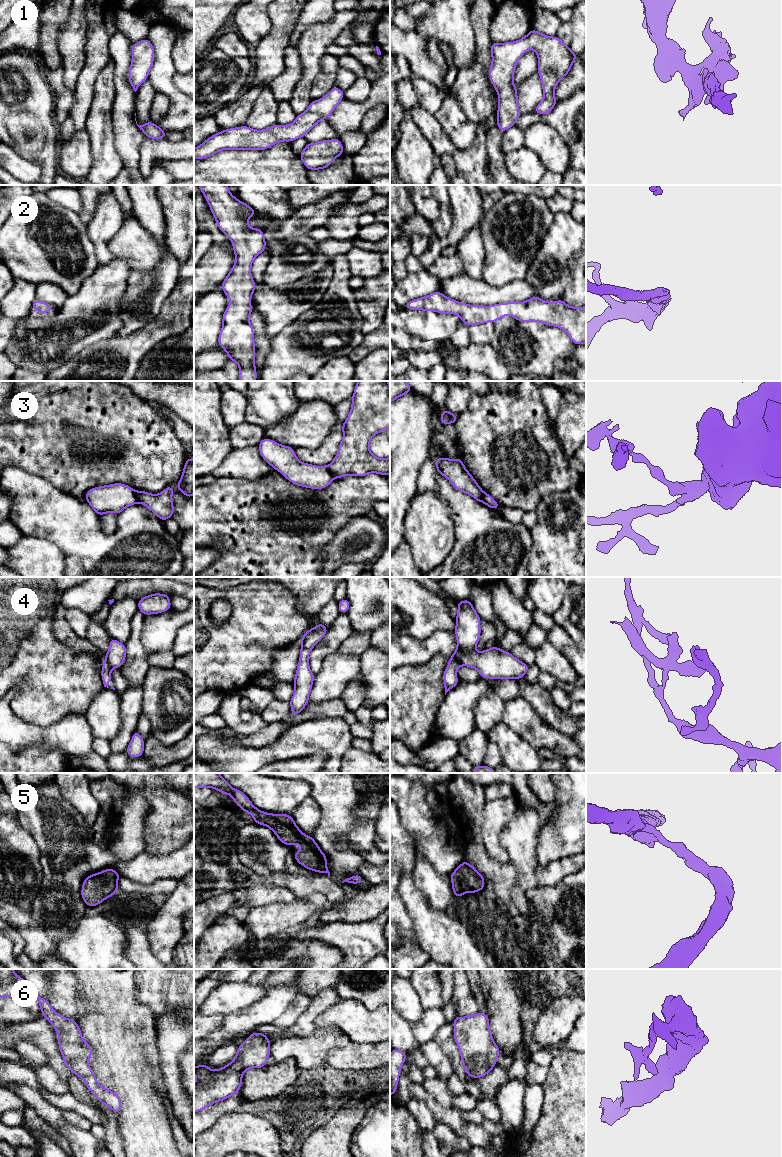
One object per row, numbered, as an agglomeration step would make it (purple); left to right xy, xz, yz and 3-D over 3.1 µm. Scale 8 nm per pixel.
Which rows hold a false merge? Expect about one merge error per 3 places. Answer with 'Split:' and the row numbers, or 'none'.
Split: 3, 4

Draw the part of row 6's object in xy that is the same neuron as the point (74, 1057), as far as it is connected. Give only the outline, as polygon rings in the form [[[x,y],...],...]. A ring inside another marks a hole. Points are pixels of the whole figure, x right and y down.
[[[0,969],[0,997],[10,996],[20,1000],[24,994],[37,999],[43,1017],[52,1023],[57,1032],[59,1049],[64,1059],[63,1065],[68,1067],[73,1075],[82,1078],[85,1081],[85,1086],[103,1105],[119,1114],[122,1109],[120,1097],[114,1091],[103,1088],[97,1082],[88,1063],[93,1050],[89,1043],[83,1041],[83,1035],[76,1020],[64,1018],[56,1013],[49,1002],[38,996],[13,969]]]

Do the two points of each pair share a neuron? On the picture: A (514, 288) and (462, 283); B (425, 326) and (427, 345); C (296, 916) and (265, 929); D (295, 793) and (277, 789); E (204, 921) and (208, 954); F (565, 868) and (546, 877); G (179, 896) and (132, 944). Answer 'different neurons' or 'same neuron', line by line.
A: same neuron
B: different neurons
C: same neuron
D: same neuron
E: different neurons
F: same neuron
G: different neurons

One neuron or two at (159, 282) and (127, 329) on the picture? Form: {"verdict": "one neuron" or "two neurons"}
{"verdict": "one neuron"}

